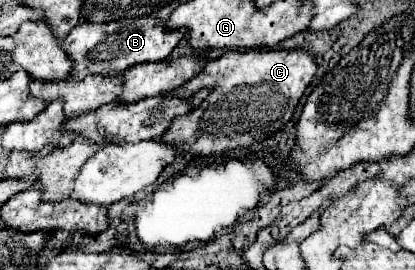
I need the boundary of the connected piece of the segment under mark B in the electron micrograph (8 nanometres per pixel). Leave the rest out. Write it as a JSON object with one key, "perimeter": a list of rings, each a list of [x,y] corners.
{"perimeter":[[[138,16],[138,18],[124,18],[108,24],[78,24],[72,32],[60,42],[60,48],[72,60],[72,76],[84,78],[88,74],[102,74],[102,76],[118,76],[126,68],[146,62],[162,62],[174,50],[174,46],[184,38],[184,30],[168,32],[156,16]]]}

